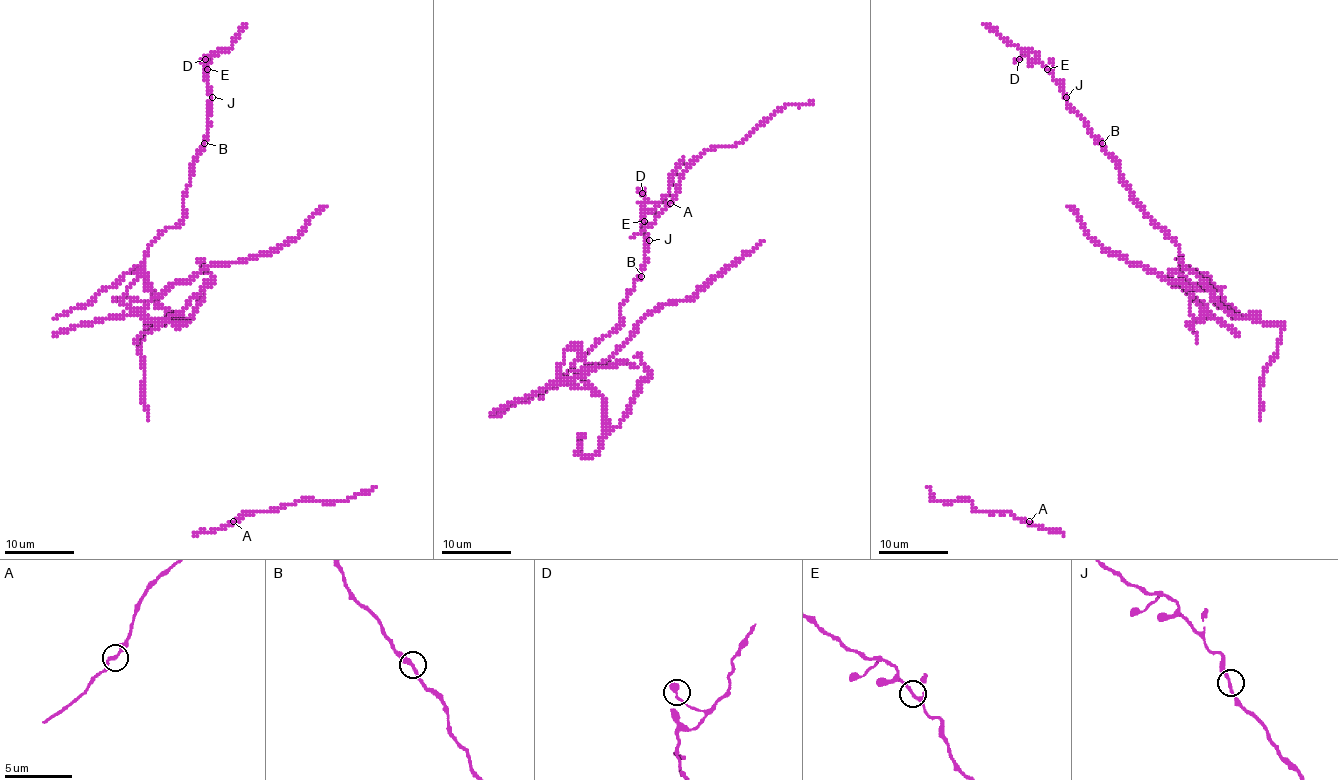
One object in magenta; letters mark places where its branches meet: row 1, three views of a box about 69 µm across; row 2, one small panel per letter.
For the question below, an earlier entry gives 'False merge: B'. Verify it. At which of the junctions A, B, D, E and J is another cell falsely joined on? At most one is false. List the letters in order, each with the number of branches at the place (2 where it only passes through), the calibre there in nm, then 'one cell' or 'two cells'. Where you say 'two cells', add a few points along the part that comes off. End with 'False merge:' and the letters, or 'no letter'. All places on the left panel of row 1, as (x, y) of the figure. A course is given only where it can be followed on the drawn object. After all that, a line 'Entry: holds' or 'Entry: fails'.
A: 2 branches meet; 280 nm thick; one cell
B: 2 branches meet; 280 nm thick; two cells; foreign part runs (205, 142), (184, 218), (151, 246), (121, 300), (131, 309), (208, 267), (272, 255), (326, 205)
D: 2 branches meet; 360 nm thick; one cell
E: 2 branches meet; 240 nm thick; one cell
J: 2 branches meet; 220 nm thick; one cell
False merge: B
Entry: holds

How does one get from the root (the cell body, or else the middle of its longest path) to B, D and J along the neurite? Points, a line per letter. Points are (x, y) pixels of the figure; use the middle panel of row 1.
B: (581, 447), (593, 456), (605, 431), (582, 352), (621, 322), (619, 308), (642, 275)
D: (581, 447), (593, 456), (605, 431), (582, 352), (621, 322), (640, 277), (642, 221), (658, 205), (642, 193)
J: (581, 447), (593, 456), (605, 431), (582, 352), (621, 322), (649, 240)

